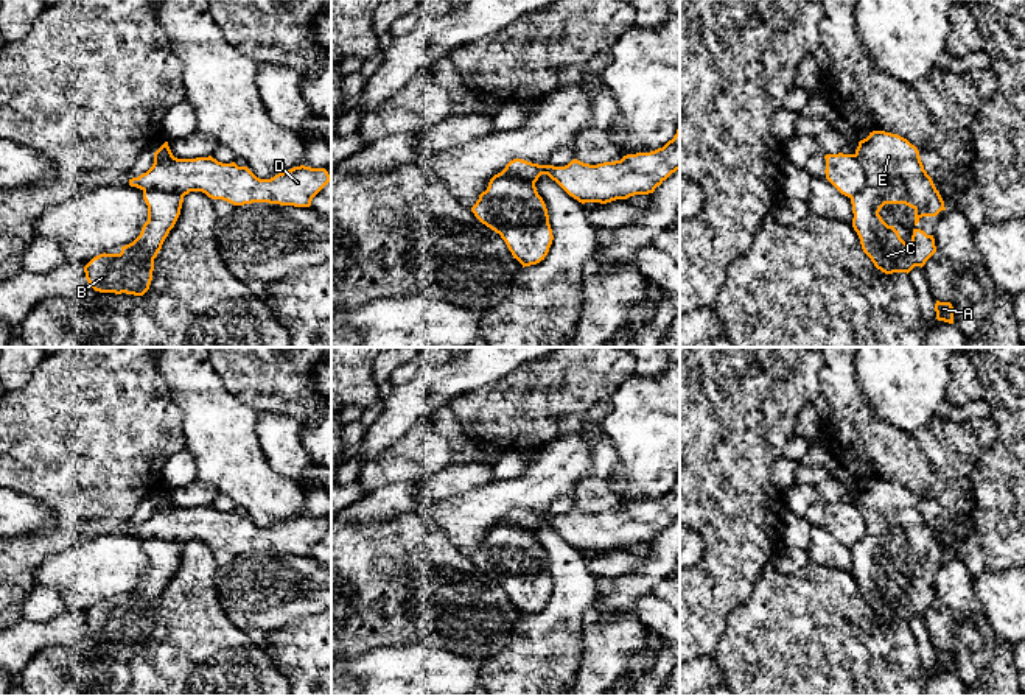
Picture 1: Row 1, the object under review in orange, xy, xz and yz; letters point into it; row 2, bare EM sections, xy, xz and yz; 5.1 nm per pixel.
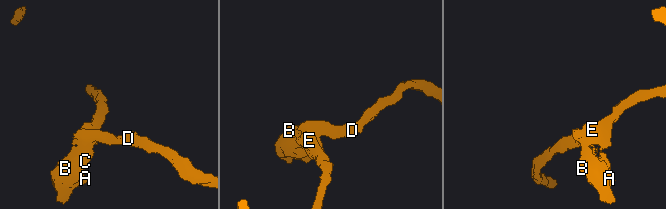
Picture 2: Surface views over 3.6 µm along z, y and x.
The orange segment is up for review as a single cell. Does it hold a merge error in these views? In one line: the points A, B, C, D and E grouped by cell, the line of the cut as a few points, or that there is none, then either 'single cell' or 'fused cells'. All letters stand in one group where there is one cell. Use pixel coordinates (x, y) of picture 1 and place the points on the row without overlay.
A B C E / D; cut in yz along (854, 503), (862, 516), (864, 534), (850, 545); fused cells

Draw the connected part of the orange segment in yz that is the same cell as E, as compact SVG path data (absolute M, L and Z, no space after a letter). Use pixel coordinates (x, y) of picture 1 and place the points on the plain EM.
M873 480L859 490L855 504L863 515L865 536L851 545L852 576L863 601L885 623L922 617L936 601L933 584L915 576L907 593L879 564L885 553L905 553L915 559L916 575L922 565L946 559L918 497L897 483Z

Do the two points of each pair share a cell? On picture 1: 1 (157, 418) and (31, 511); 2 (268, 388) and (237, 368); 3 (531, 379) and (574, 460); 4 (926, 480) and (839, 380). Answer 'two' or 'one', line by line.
1: two
2: one
3: two
4: one

